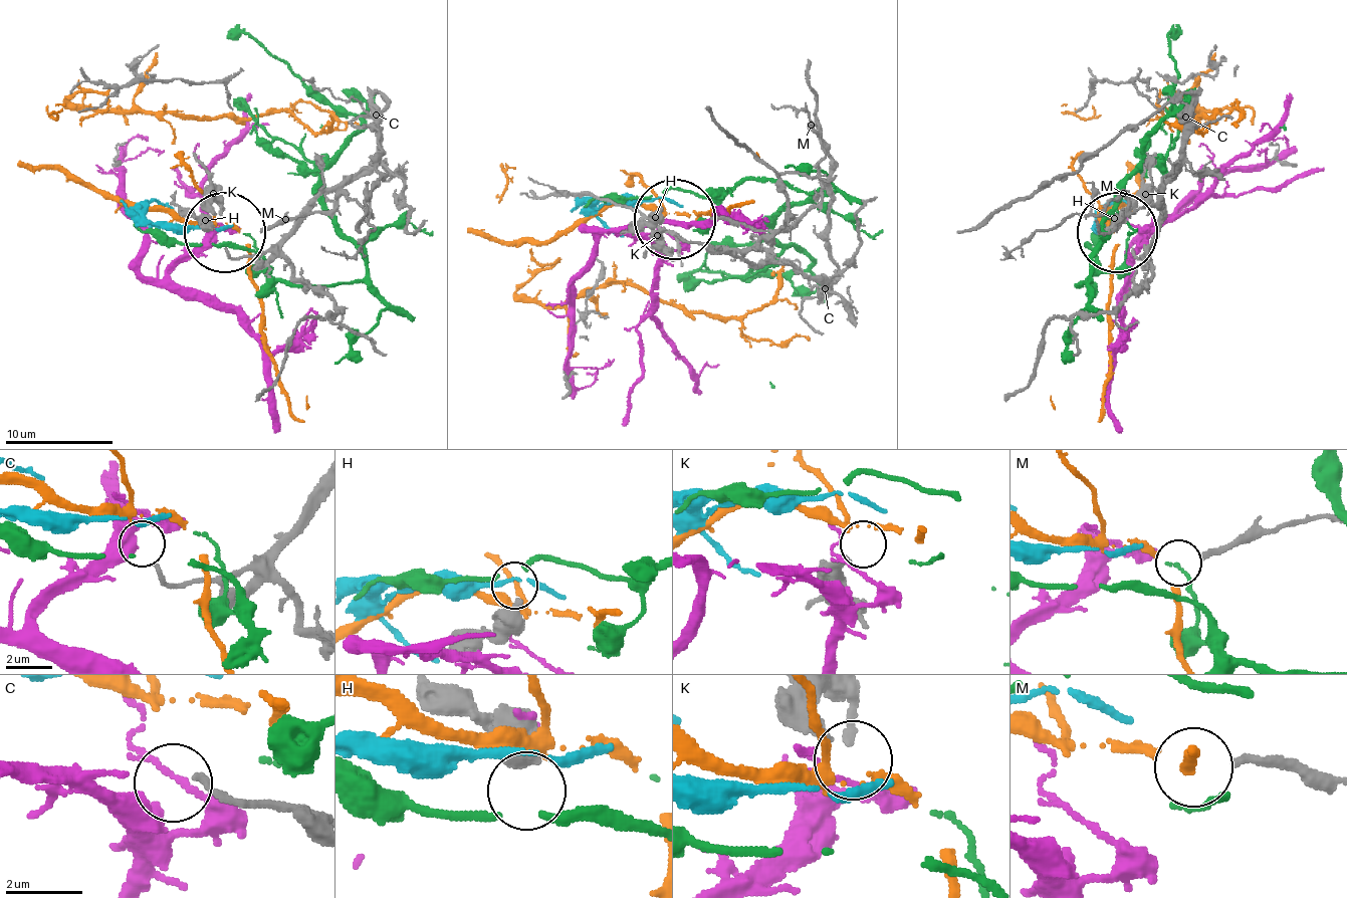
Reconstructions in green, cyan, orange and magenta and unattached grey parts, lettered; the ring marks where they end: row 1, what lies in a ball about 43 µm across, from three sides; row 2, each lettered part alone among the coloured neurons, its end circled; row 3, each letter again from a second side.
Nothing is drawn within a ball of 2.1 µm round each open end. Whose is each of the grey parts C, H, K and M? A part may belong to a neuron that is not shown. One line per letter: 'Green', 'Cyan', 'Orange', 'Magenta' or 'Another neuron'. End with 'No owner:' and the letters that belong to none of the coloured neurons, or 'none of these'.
C: Another neuron
H: Green
K: Another neuron
M: Orange
No owner: C, K

